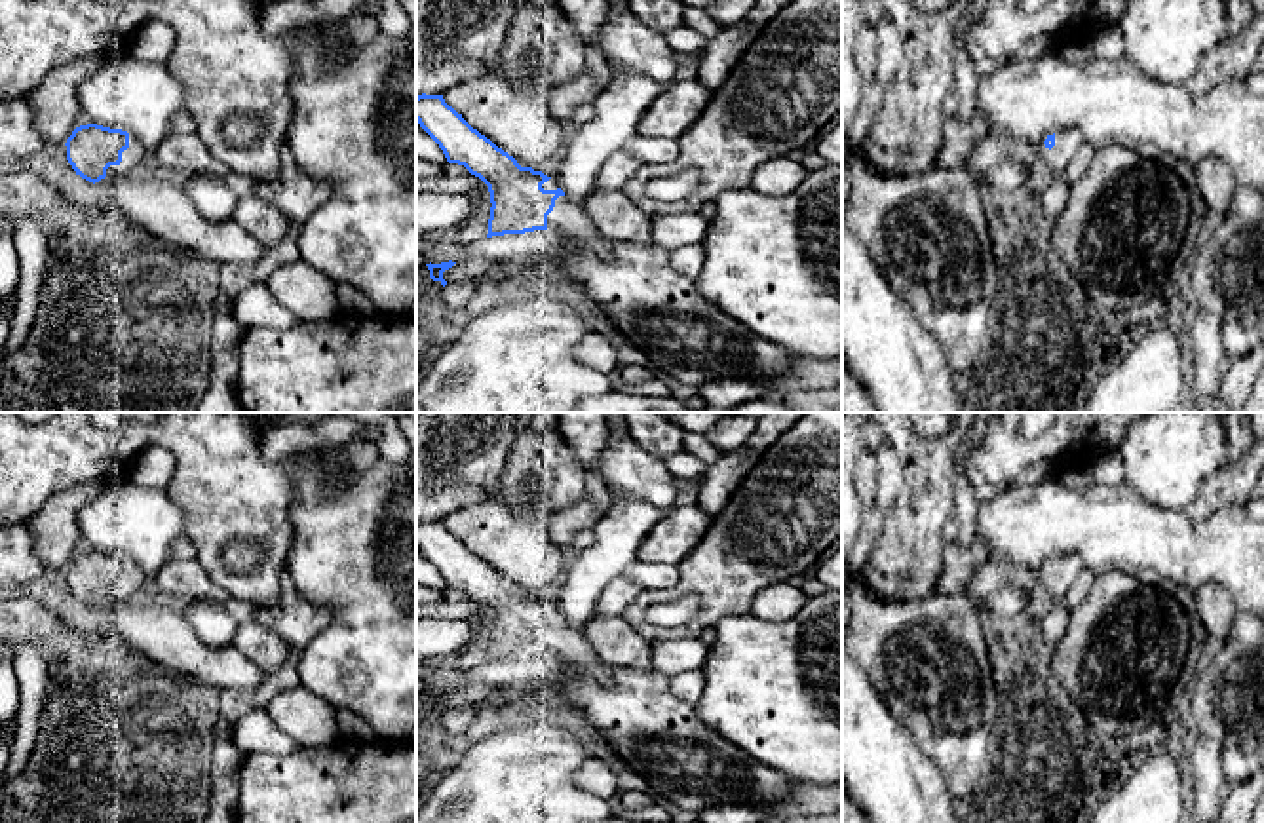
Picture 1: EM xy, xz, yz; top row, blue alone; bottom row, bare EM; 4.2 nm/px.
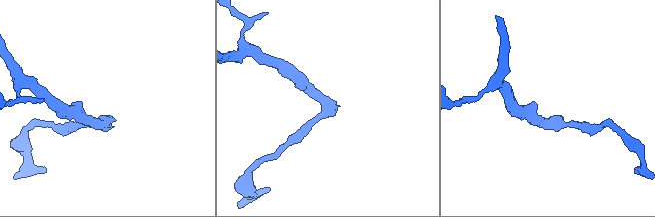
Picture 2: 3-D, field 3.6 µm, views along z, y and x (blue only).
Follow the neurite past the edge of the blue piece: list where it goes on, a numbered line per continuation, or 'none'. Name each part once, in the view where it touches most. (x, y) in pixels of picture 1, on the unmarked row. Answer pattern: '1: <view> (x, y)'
1: xy (137, 576)

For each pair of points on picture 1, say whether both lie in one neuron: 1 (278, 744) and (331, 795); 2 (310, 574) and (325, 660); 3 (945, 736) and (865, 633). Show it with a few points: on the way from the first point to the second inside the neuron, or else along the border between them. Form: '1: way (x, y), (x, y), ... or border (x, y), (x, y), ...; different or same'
1: border (301, 747), (289, 753), (246, 755); different
2: way (335, 588), (356, 609), (356, 630), (350, 635); same
3: way (943, 711), (890, 658); same

